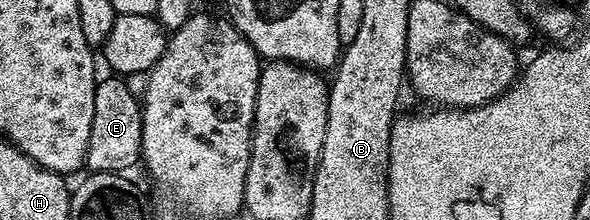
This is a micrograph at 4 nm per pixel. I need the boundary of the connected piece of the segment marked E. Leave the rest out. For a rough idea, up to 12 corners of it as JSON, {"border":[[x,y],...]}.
{"border":[[126,79],[95,86],[88,173],[130,173],[143,106]]}

